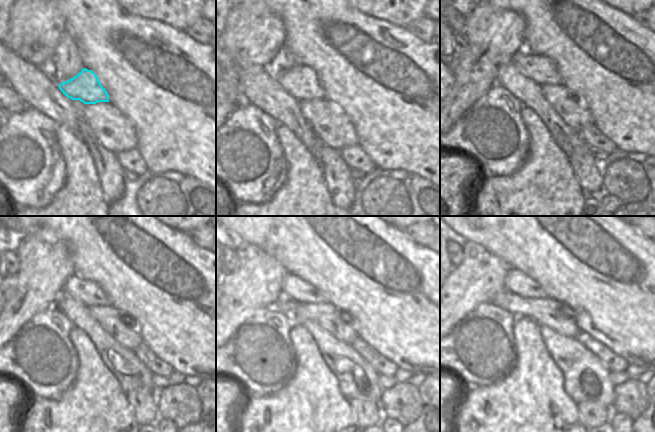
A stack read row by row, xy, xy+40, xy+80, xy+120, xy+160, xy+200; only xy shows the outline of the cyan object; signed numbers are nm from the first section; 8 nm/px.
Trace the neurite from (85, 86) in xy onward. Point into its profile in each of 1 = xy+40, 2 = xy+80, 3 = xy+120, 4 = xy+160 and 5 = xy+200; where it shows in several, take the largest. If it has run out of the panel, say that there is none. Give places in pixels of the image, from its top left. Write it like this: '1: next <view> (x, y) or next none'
1: next xy+40 (301, 82)
2: next xy+80 (540, 69)
3: next xy+120 (85, 291)
4: next xy+160 (294, 288)
5: next xy+200 (516, 282)

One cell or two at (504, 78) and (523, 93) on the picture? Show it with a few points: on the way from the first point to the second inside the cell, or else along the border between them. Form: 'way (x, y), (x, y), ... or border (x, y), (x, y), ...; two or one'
way (509, 79), (518, 88); one

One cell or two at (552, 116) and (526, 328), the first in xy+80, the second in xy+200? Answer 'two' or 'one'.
two

